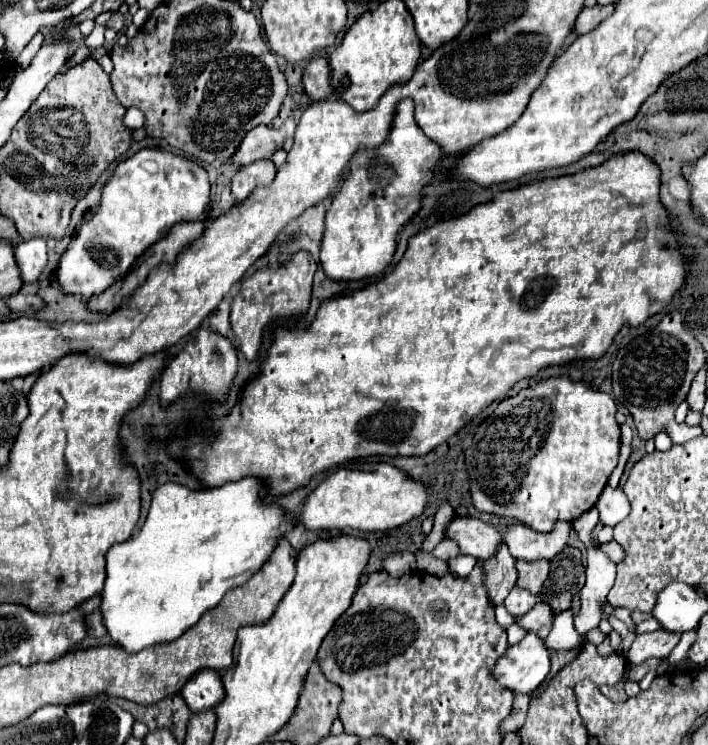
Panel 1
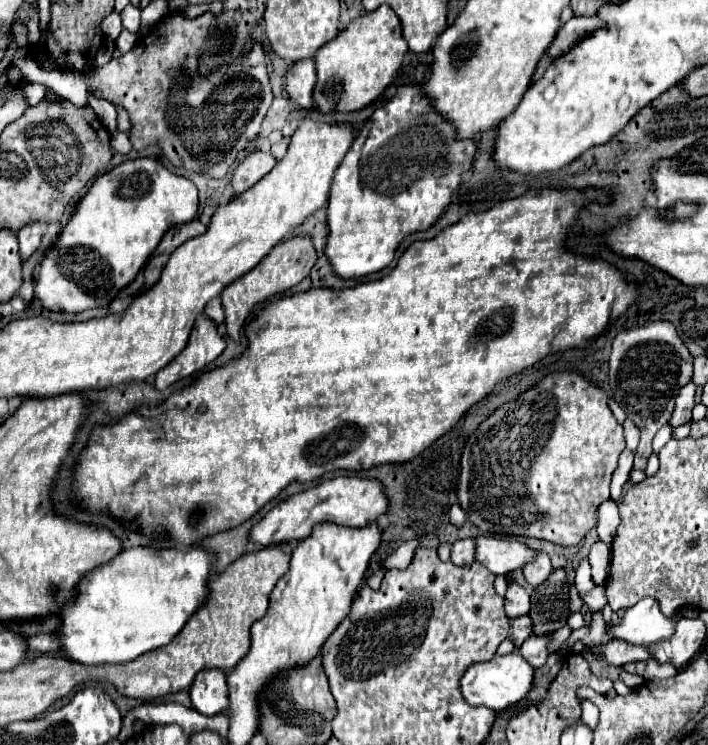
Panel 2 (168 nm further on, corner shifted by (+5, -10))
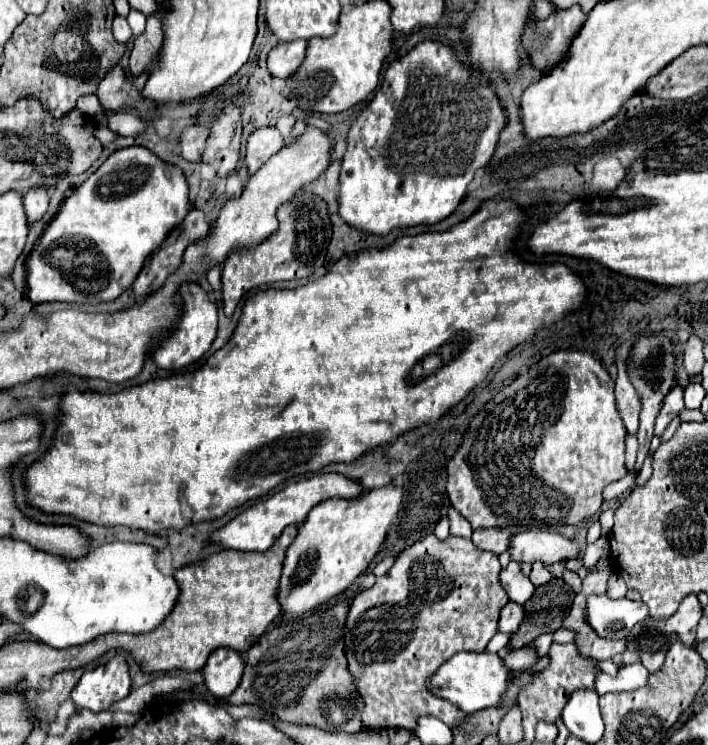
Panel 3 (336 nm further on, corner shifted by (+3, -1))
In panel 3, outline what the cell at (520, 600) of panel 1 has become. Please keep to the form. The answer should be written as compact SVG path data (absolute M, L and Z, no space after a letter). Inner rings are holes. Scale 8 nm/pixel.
M510 560L510 564L506 568L502 568L500 584L506 590L508 598L516 604L524 604L534 594L534 584L522 574L520 564L514 560Z

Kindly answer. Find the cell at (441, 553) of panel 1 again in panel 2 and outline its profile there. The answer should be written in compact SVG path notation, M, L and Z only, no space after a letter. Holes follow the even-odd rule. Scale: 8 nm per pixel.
M470 537L454 541L452 551L450 551L450 561L458 567L470 565L474 561L474 541Z

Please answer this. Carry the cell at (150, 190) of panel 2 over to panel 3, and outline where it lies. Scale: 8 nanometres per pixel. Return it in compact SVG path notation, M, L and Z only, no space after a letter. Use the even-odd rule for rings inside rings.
M144 146L120 148L62 202L56 218L48 224L28 258L28 298L32 304L74 302L100 304L116 300L128 290L144 260L162 246L172 228L176 228L190 210L188 182L180 168L162 162Z

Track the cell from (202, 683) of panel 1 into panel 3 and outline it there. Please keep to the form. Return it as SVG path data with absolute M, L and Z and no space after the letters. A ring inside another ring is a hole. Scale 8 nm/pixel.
M218 648L210 654L210 658L204 666L206 688L218 698L228 696L240 684L242 672L244 672L242 656L236 650Z

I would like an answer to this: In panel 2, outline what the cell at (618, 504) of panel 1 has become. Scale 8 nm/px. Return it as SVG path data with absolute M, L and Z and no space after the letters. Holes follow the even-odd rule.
M608 499L596 511L596 531L598 531L600 541L610 543L614 539L614 531L618 529L618 525L620 525L618 503Z

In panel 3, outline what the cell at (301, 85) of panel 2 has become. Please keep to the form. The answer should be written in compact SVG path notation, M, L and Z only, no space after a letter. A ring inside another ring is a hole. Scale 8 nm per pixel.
M292 40L292 42L278 42L272 50L270 50L270 62L268 62L268 70L272 76L276 78L288 78L292 76L298 66L304 60L304 52L306 52L306 40Z

